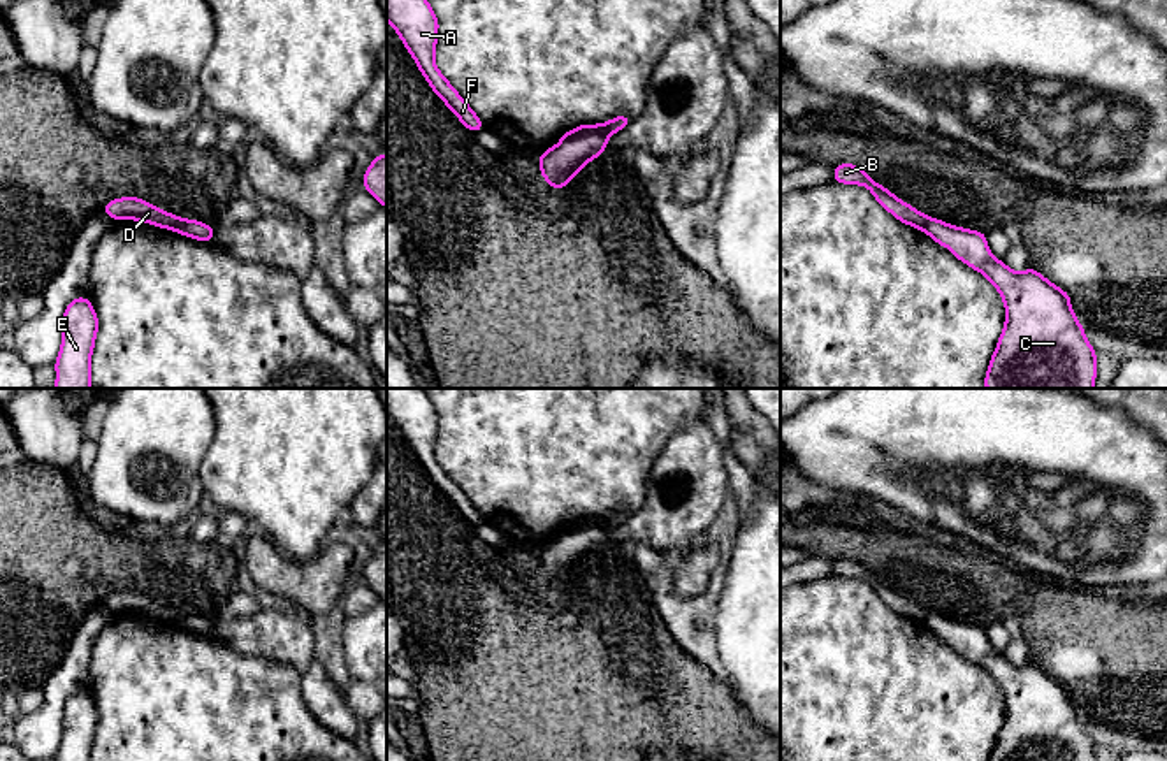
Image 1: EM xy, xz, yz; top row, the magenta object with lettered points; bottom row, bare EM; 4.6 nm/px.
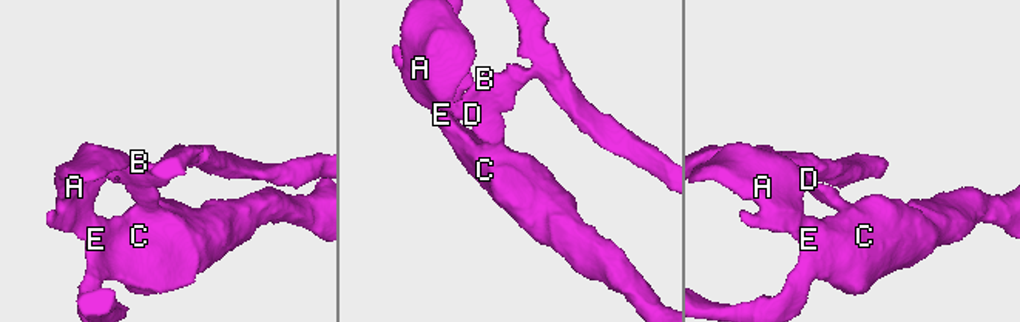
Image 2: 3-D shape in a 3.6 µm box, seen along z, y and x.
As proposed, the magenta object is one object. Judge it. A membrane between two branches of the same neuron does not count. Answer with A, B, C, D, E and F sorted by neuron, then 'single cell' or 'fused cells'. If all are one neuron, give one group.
A C E F / B D; fused cells

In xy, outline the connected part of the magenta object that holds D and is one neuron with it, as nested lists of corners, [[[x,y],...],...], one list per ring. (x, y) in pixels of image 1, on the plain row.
[[[139,591],[112,592],[102,605],[114,615],[137,613],[169,624],[172,624],[178,617],[192,615],[162,605]]]

